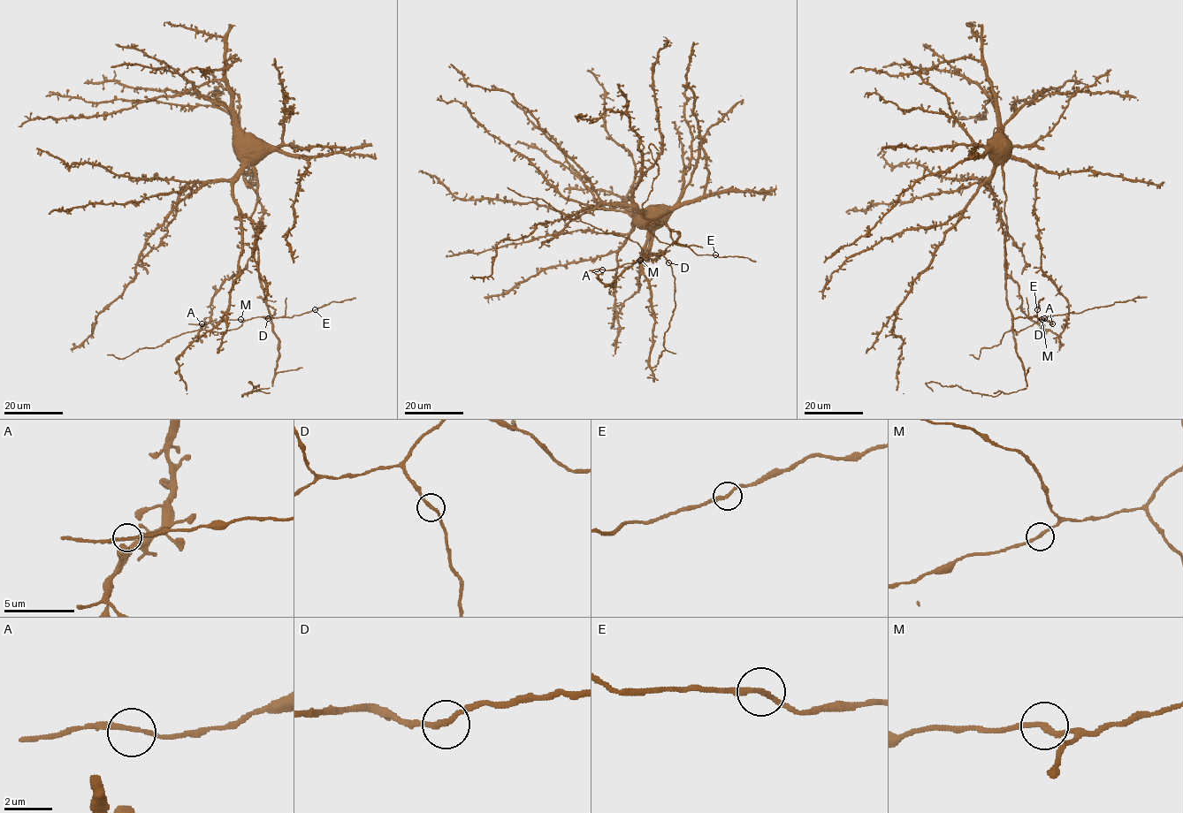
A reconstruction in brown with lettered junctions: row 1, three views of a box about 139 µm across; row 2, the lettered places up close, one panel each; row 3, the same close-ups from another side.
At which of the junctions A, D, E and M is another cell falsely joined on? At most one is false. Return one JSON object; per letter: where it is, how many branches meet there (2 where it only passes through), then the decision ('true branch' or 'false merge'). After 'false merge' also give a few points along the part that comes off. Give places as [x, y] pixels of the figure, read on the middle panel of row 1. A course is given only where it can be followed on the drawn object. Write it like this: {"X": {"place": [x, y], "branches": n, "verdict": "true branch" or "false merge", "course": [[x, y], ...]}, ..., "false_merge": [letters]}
{"A": {"place": [602, 269], "branches": 2, "verdict": "true branch"}, "D": {"place": [668, 262], "branches": 2, "verdict": "true branch"}, "E": {"place": [715, 254], "branches": 2, "verdict": "true branch"}, "M": {"place": [640, 260], "branches": 2, "verdict": "true branch"}, "false_merge": []}

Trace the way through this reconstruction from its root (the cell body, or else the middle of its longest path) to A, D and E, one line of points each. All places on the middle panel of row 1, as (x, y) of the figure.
A: (644, 217), (643, 211), (657, 223), (652, 224), (665, 224), (673, 242), (661, 254), (602, 269)
D: (644, 217), (643, 211), (657, 223), (652, 224), (657, 222), (669, 229), (673, 242), (663, 253), (668, 262)
E: (644, 217), (643, 211), (657, 223), (652, 224), (665, 224), (674, 242), (697, 254), (715, 254)

